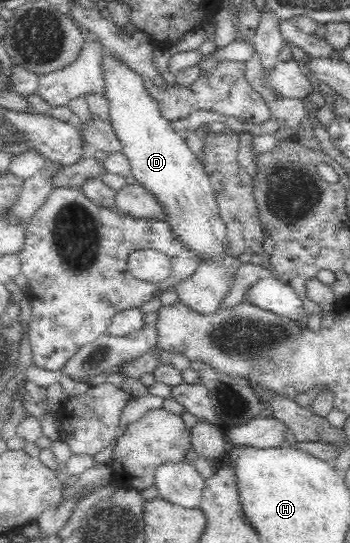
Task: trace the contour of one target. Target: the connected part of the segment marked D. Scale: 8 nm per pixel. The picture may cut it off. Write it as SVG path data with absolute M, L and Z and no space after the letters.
M106 54L102 71L105 98L110 108L110 122L121 141L124 155L129 159L131 174L162 206L164 222L182 246L194 252L201 263L218 263L228 257L227 227L222 221L216 192L209 175L190 151L185 138L174 132L164 118L159 105L146 92L140 74L132 71L116 57Z

